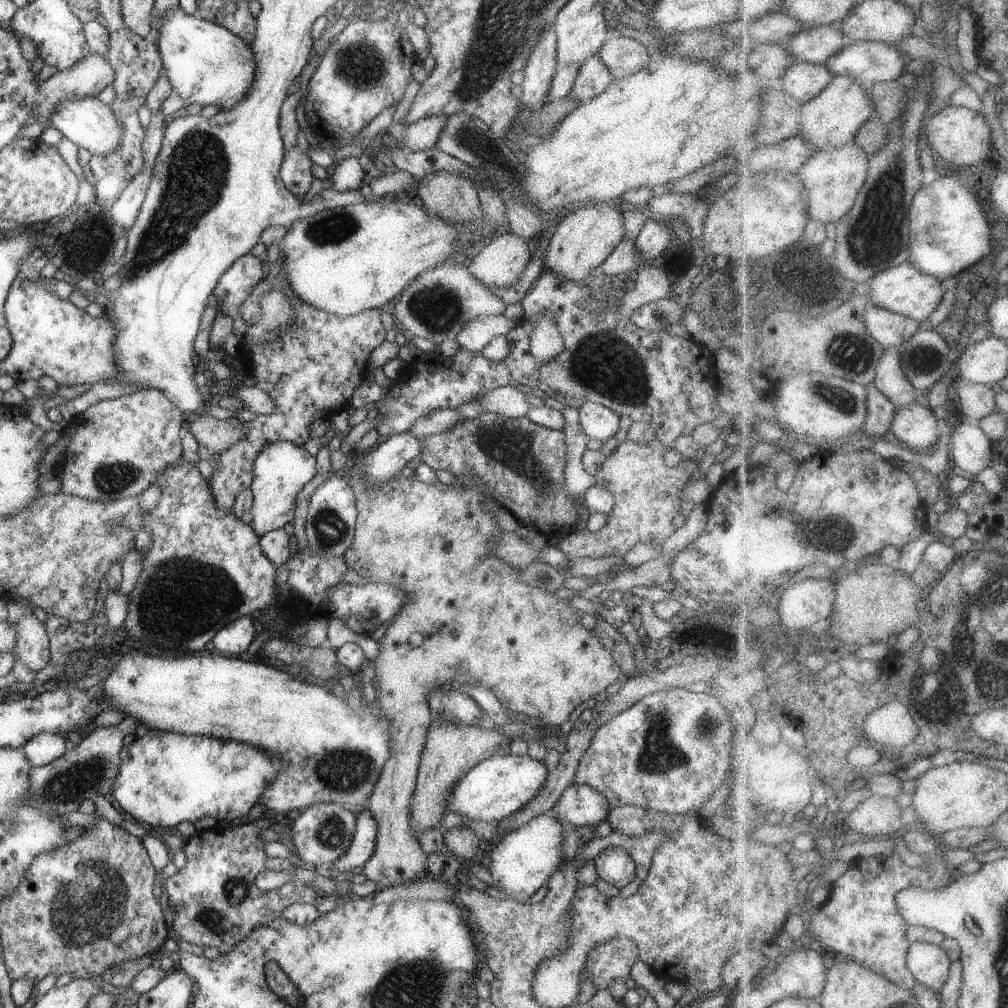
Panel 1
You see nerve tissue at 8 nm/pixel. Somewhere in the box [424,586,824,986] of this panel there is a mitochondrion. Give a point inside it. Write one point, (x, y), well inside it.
(654, 757)

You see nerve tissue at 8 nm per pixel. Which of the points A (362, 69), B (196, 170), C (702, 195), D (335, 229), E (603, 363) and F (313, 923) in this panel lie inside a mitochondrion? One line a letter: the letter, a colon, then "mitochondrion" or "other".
A: mitochondrion
B: mitochondrion
C: other
D: mitochondrion
E: mitochondrion
F: other

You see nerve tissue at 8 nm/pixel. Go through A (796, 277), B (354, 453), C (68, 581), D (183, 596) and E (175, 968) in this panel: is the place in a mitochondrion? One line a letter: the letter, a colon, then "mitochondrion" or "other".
A: mitochondrion
B: other
C: other
D: mitochondrion
E: other

